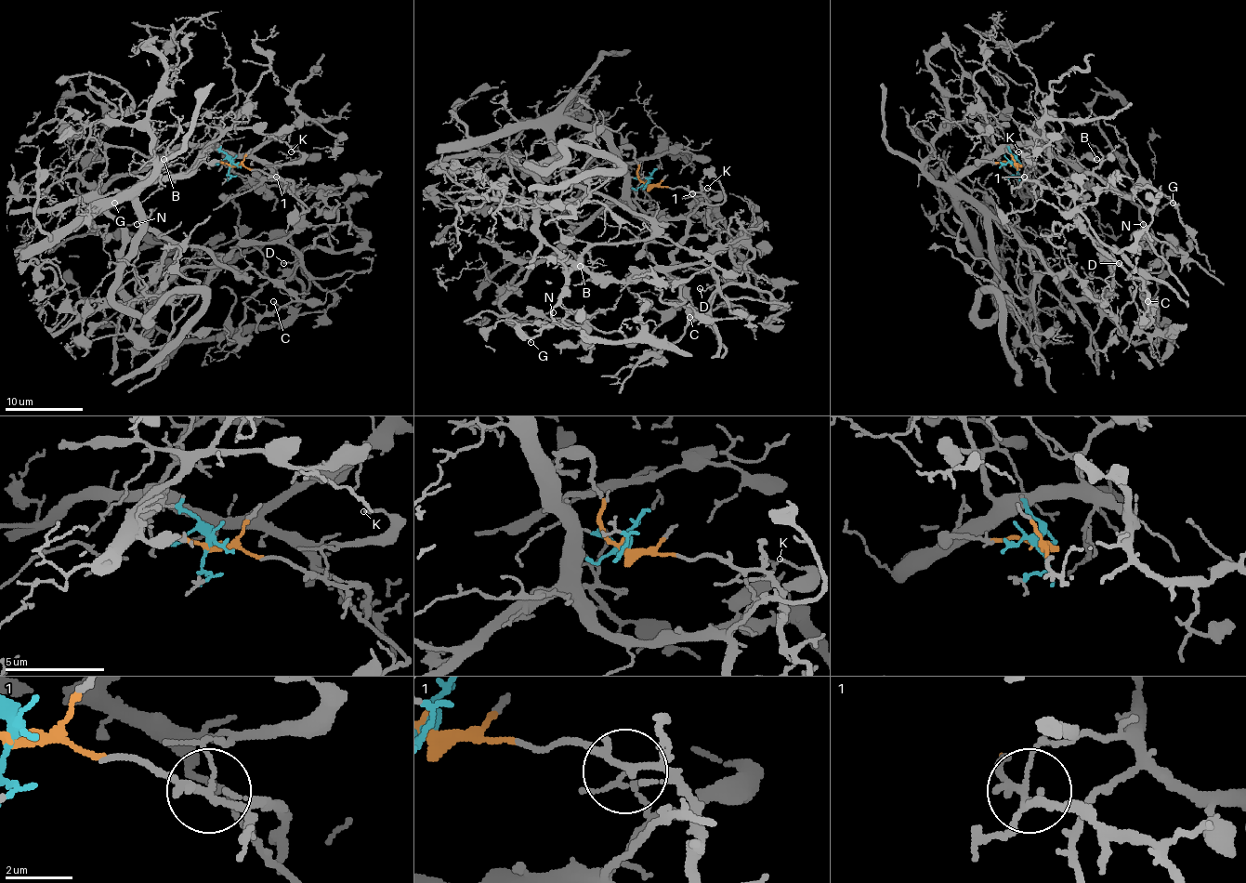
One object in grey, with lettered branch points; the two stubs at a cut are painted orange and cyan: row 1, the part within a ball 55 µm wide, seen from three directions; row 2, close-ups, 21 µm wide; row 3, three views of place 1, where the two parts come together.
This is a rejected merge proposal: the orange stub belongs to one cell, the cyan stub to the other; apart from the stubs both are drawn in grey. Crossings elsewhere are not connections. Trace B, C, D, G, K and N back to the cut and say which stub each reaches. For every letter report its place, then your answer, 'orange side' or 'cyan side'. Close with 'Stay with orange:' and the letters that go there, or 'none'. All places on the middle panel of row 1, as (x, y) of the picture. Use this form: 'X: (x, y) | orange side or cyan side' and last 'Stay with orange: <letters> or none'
B: (580, 266) | cyan side
C: (689, 317) | orange side
D: (700, 288) | orange side
G: (531, 342) | cyan side
K: (707, 188) | cyan side
N: (553, 312) | cyan side
Stay with orange: C, D

